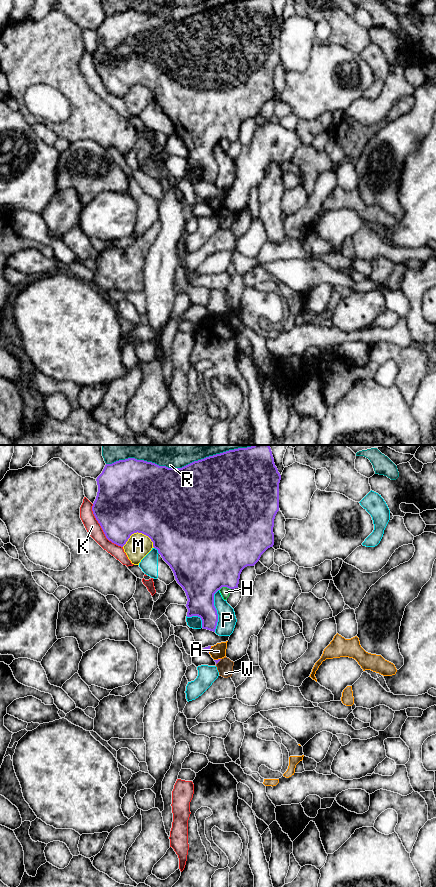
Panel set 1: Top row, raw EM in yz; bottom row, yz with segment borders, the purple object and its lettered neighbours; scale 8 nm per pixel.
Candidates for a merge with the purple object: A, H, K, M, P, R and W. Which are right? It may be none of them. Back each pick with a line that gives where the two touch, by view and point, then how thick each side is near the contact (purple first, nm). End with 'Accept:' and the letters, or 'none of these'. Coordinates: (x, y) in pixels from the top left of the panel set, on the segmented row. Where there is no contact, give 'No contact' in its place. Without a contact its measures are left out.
Accept: none of these

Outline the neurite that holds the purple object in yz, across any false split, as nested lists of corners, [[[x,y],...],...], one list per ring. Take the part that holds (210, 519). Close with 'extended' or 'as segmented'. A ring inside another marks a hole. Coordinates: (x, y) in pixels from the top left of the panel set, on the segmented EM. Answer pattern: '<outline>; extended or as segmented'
[[[253,445],[247,448],[229,450],[220,454],[194,461],[182,468],[168,468],[152,462],[128,458],[112,464],[106,464],[102,473],[97,477],[98,492],[92,506],[93,514],[100,524],[106,538],[112,543],[123,547],[134,533],[142,533],[153,542],[153,547],[158,550],[163,560],[172,569],[177,583],[183,588],[187,596],[187,617],[198,616],[202,620],[202,628],[215,632],[218,614],[214,606],[214,594],[222,587],[229,589],[238,588],[240,574],[247,566],[254,566],[261,555],[274,545],[274,519],[279,511],[279,483],[281,475],[274,463],[274,458],[269,445]]]; as segmented

